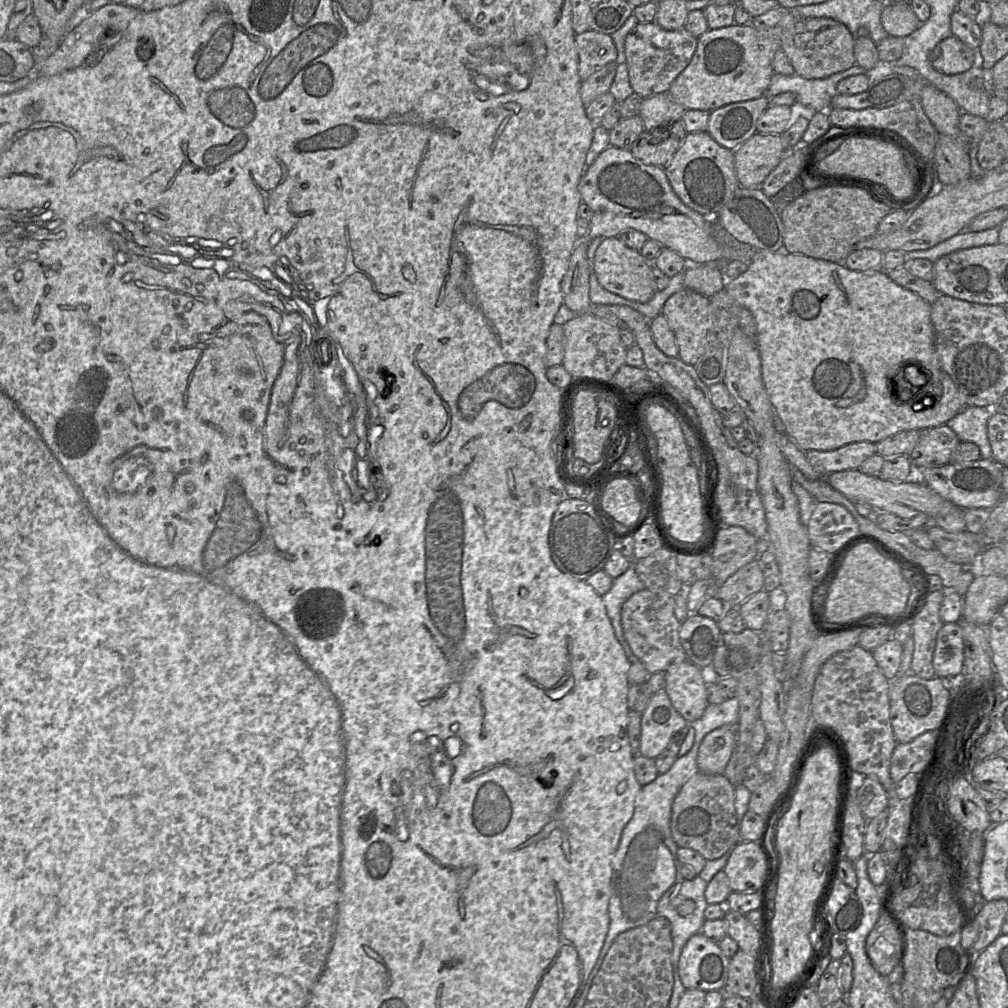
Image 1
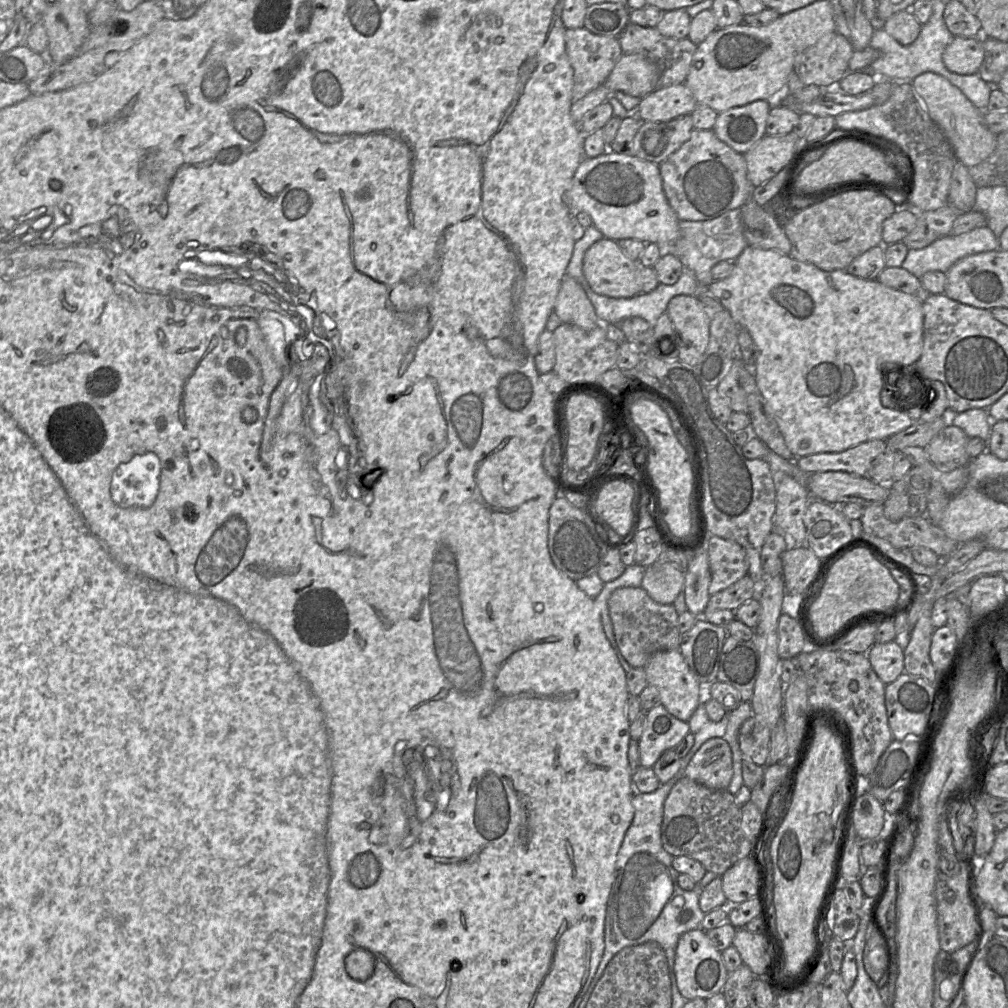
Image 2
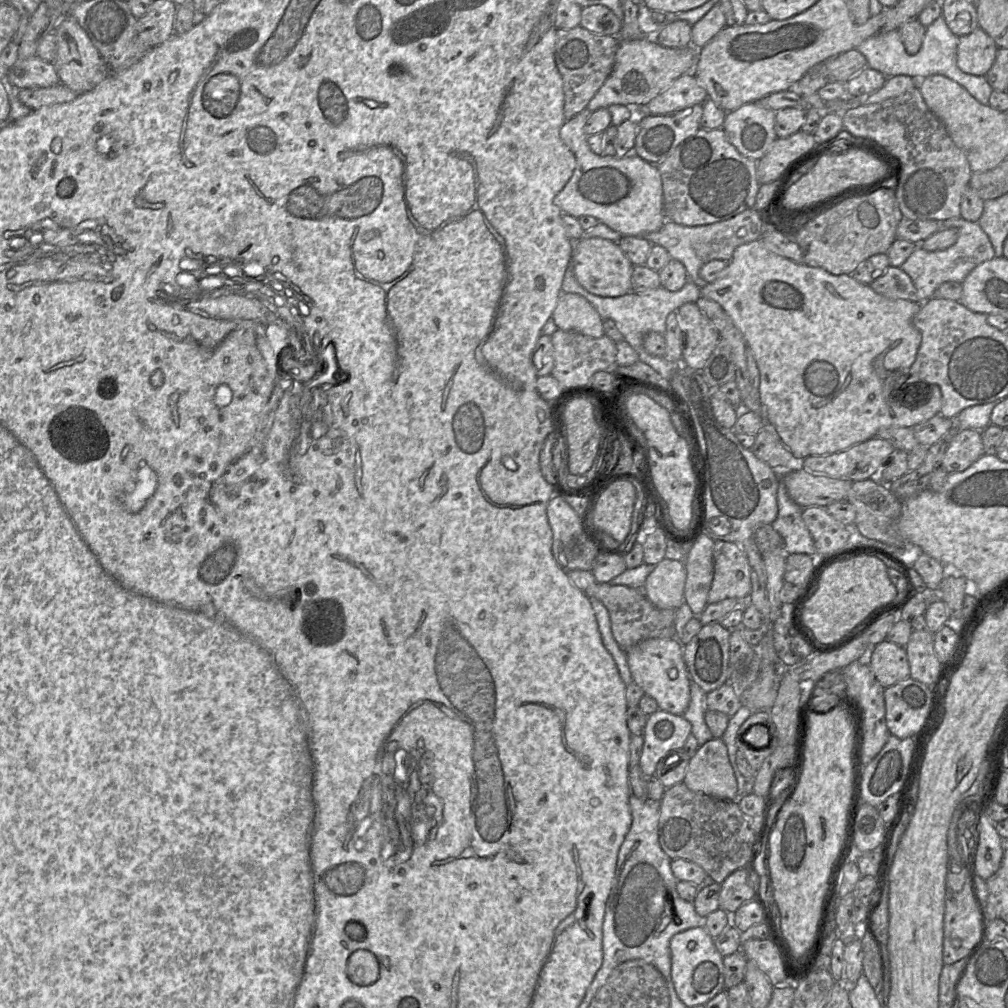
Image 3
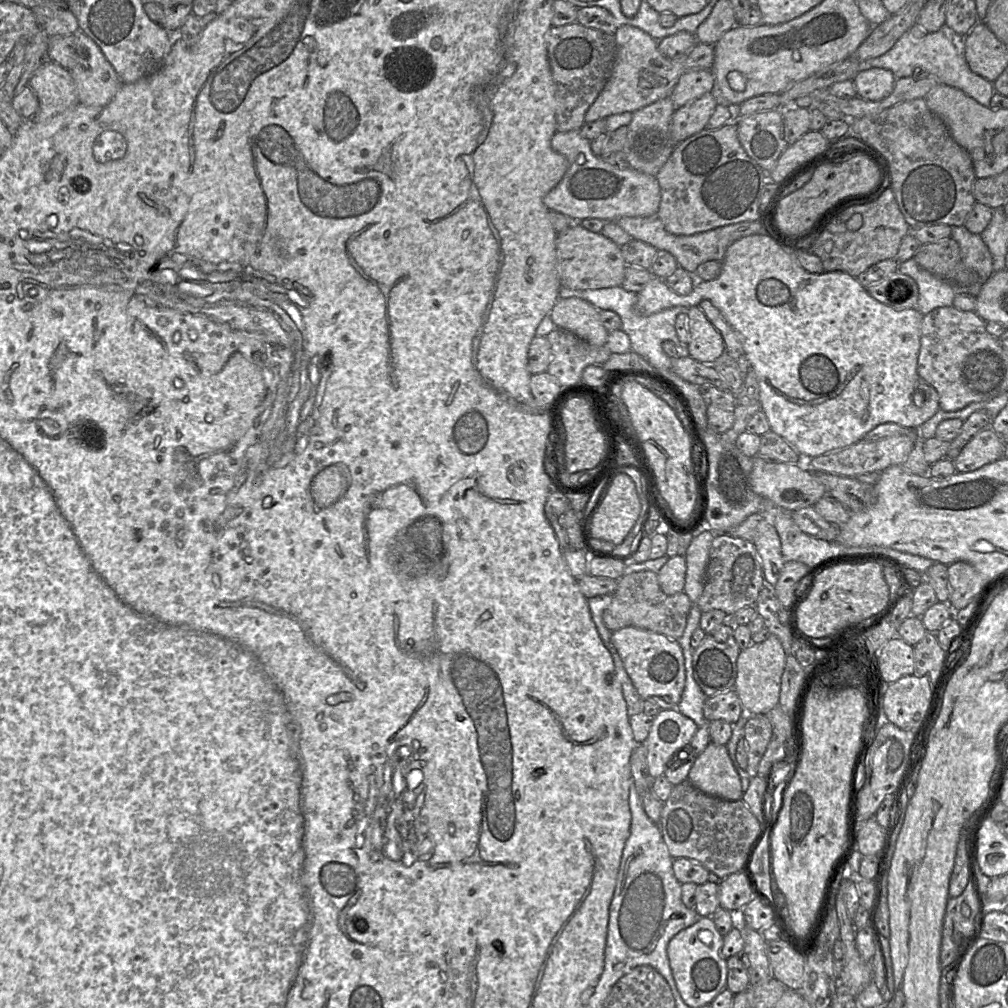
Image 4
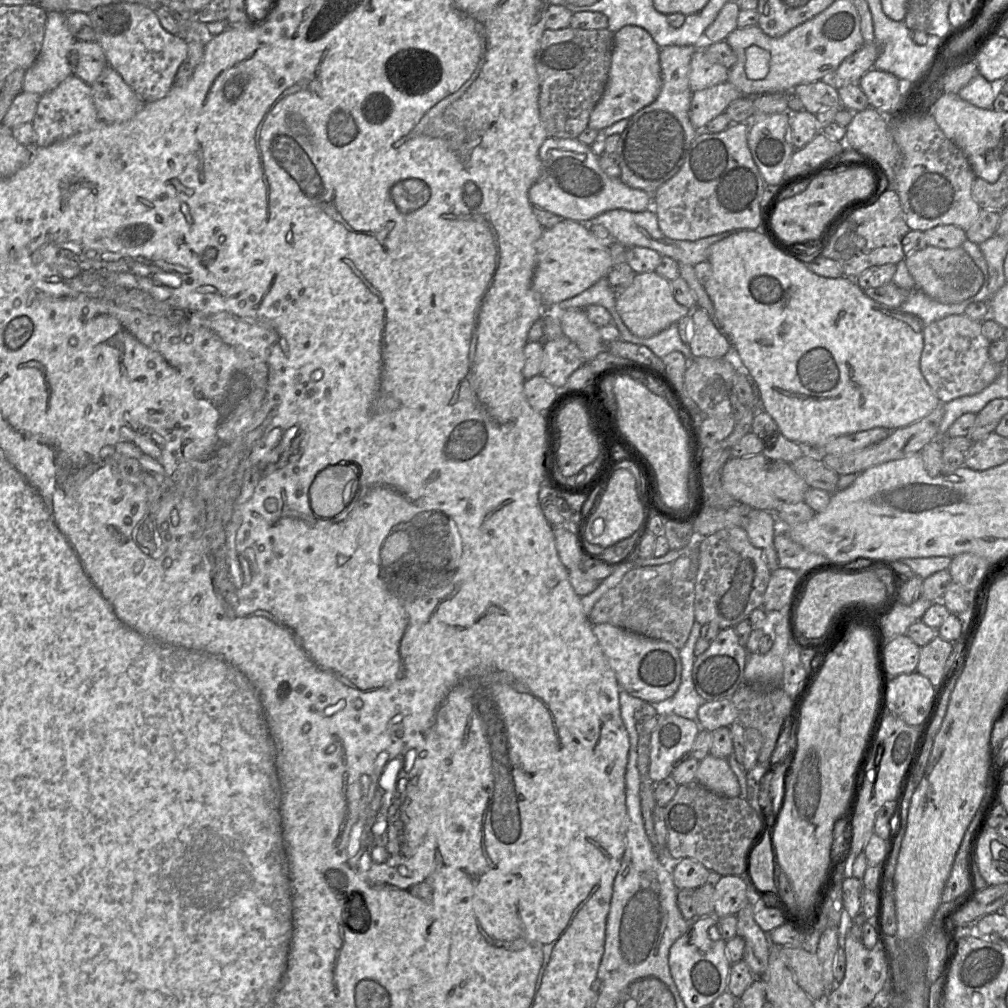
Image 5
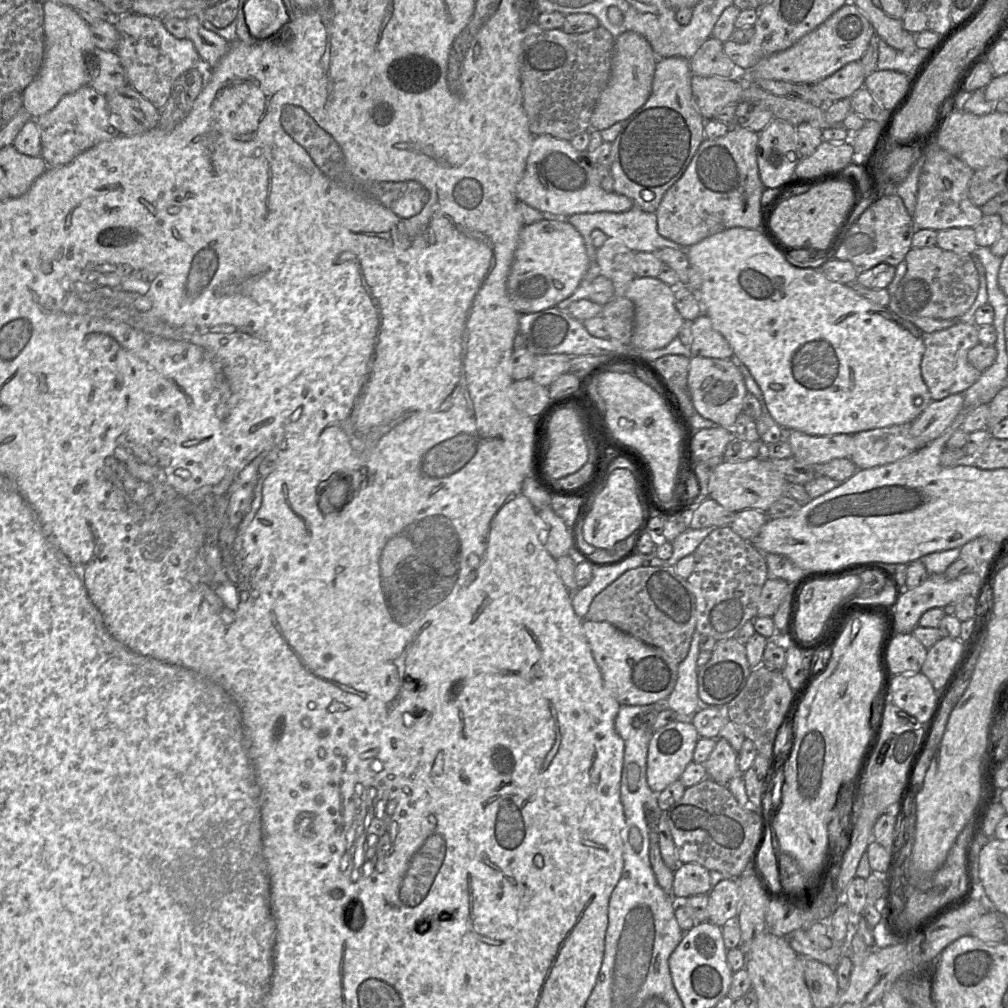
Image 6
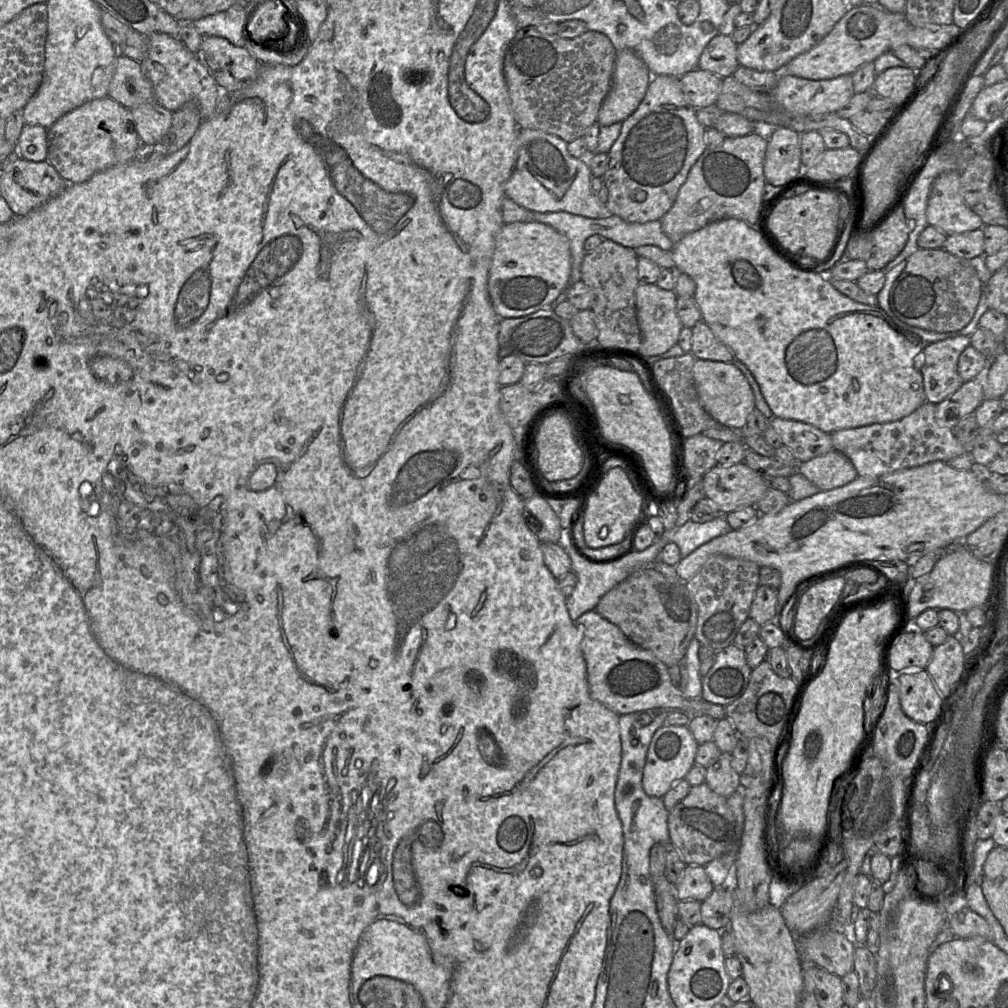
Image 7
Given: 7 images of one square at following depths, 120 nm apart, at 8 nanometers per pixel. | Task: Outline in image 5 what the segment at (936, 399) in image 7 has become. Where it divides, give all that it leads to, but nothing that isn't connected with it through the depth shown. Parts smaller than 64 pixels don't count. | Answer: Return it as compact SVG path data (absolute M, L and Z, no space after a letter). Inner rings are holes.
M965 313L949 315L925 325L920 368L941 403L977 394L996 379L1000 364L989 356L990 343L982 332L982 321L971 319Z

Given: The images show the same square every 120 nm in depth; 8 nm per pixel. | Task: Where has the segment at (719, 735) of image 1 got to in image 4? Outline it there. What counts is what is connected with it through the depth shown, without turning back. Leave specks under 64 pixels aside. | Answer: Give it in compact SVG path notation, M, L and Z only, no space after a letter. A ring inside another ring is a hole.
M710 741L695 758L687 779L694 787L713 797L736 801L743 796L740 777L726 745Z

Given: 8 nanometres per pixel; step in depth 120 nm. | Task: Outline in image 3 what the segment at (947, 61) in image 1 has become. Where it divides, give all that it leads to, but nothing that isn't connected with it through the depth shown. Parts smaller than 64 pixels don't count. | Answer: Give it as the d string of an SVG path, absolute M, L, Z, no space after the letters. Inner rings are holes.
M977 27L969 35L959 37L957 65L964 73L975 76L985 76L994 64L998 49L995 41L984 30Z

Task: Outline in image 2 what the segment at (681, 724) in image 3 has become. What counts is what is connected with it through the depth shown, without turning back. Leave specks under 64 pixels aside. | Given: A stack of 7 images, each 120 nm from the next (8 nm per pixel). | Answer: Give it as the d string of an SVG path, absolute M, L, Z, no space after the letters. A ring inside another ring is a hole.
M662 704L650 709L638 741L641 765L652 768L664 751L675 748L689 732L688 722L671 715Z

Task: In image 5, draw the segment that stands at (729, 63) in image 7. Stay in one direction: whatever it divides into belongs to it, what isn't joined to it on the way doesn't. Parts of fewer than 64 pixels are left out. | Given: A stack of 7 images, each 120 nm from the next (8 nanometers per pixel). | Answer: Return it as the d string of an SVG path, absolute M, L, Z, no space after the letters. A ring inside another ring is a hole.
M698 47L690 62L689 85L692 92L703 90L728 80L728 68L711 61L704 49Z

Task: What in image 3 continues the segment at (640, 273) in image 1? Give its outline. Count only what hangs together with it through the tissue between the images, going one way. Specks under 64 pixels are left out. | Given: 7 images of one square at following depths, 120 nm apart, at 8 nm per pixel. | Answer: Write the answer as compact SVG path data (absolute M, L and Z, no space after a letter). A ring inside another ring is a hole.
M601 237L574 240L571 263L577 281L594 295L618 297L632 290L631 275L634 265L615 241Z

